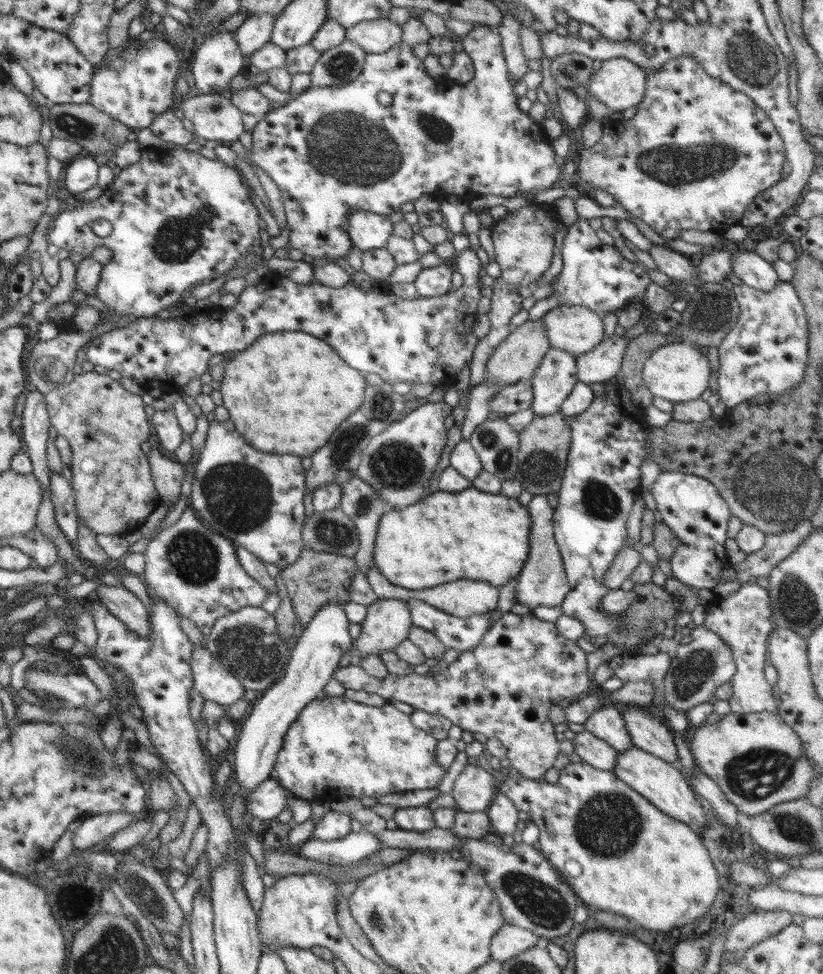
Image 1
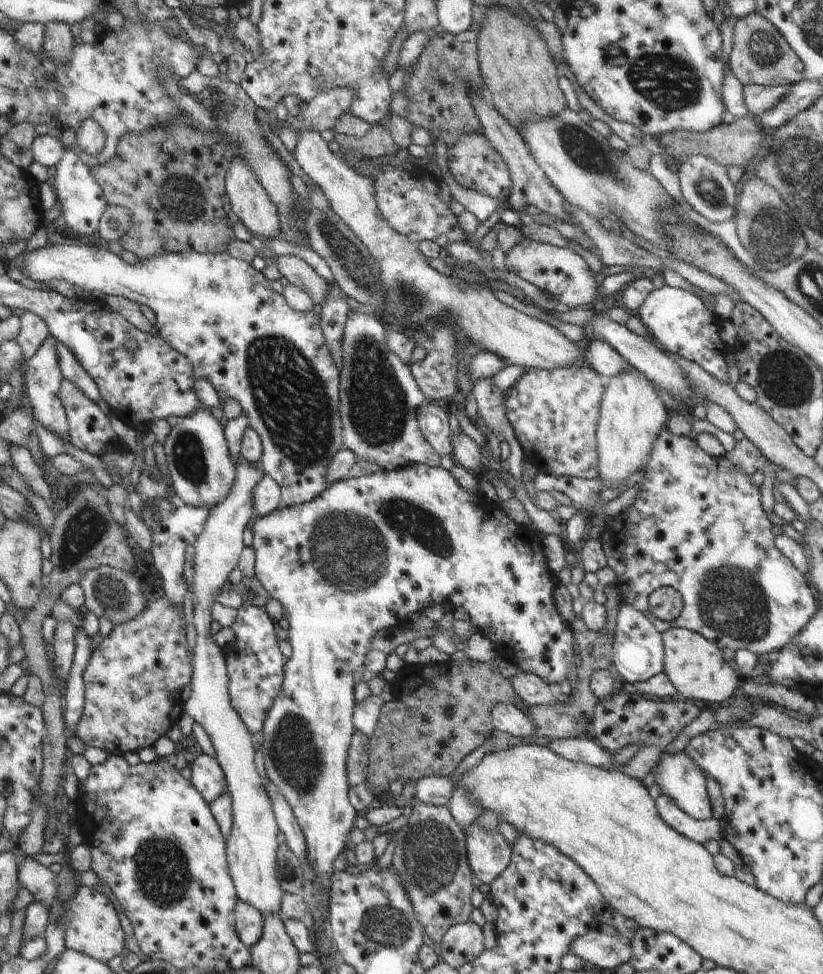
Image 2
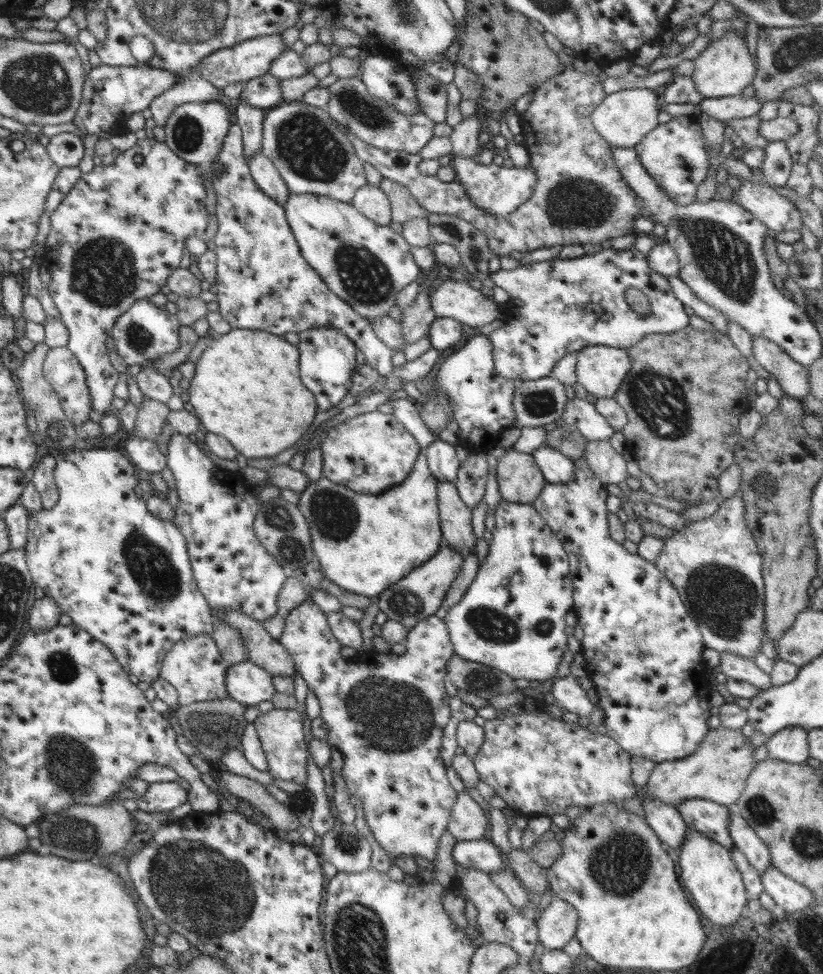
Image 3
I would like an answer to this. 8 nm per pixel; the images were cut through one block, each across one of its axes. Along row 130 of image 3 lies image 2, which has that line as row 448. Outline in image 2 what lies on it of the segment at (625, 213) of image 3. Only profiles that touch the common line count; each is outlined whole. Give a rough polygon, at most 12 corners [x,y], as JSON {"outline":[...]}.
{"outline":[[584,364],[526,369],[504,406],[525,460],[597,479],[604,390]]}

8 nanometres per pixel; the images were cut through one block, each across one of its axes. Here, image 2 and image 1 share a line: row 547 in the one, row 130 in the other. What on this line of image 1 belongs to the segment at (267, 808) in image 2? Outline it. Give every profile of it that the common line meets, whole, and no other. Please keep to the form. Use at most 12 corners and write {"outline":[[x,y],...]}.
{"outline":[[227,94],[184,97],[178,109],[194,133],[239,140],[243,113]]}

